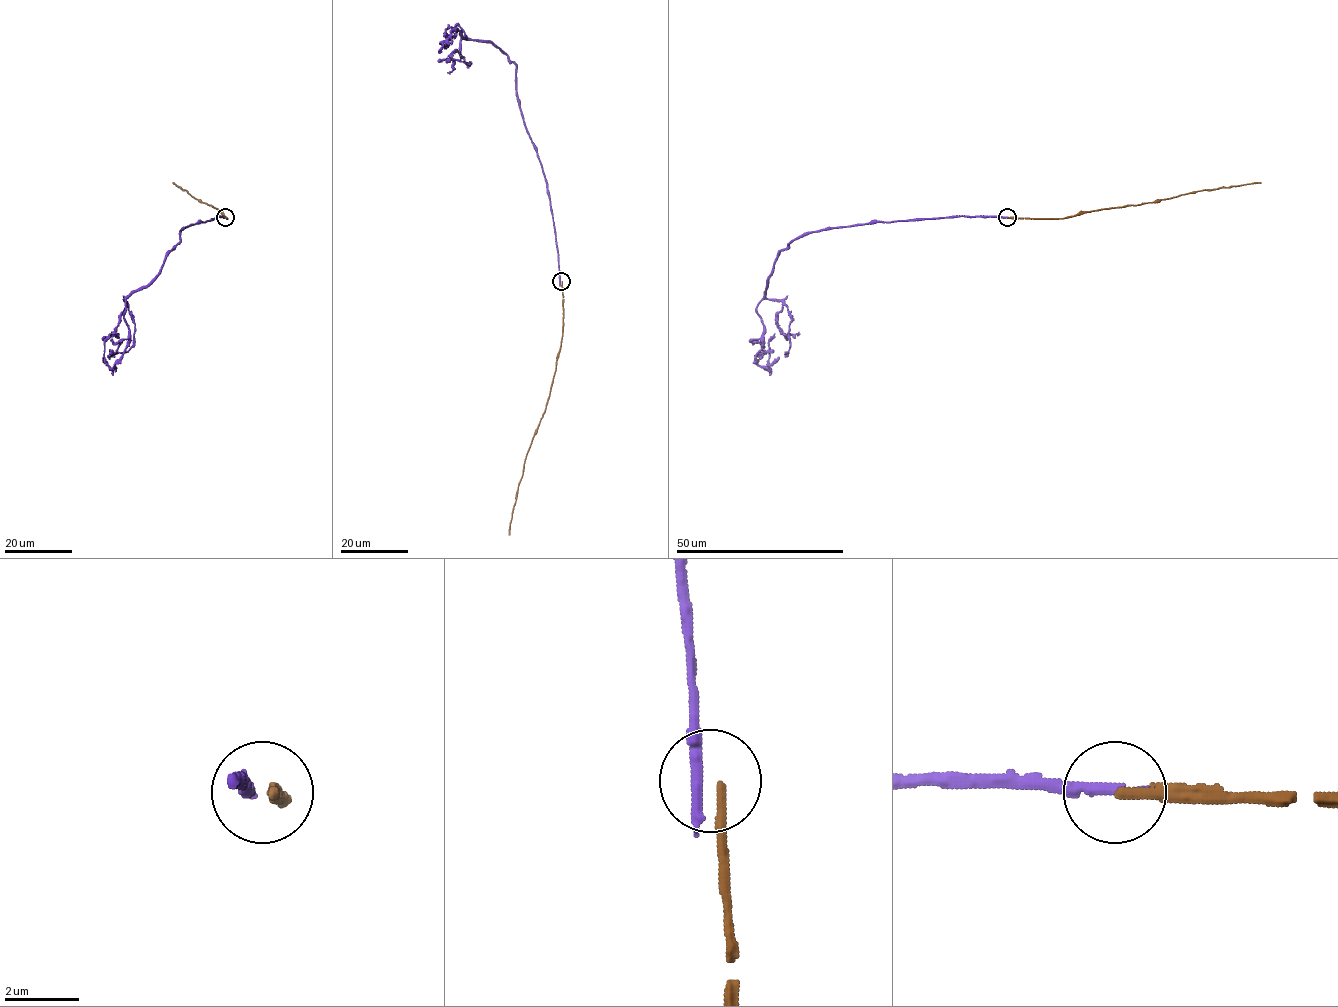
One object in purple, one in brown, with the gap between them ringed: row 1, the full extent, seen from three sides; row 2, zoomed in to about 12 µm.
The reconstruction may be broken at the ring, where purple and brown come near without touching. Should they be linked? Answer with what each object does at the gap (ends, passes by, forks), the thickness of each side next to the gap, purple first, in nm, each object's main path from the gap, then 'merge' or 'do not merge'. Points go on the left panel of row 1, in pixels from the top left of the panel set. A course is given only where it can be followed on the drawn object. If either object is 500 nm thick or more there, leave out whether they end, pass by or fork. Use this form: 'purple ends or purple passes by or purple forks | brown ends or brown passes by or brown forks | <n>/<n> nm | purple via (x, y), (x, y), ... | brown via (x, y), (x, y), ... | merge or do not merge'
purple passes by | brown ends | 280/280 nm | purple via (224, 218), (185, 227), (161, 271), (126, 299), (128, 345), (112, 368), (104, 358), (110, 333) | brown via (225, 218), (215, 207), (172, 182) | do not merge

